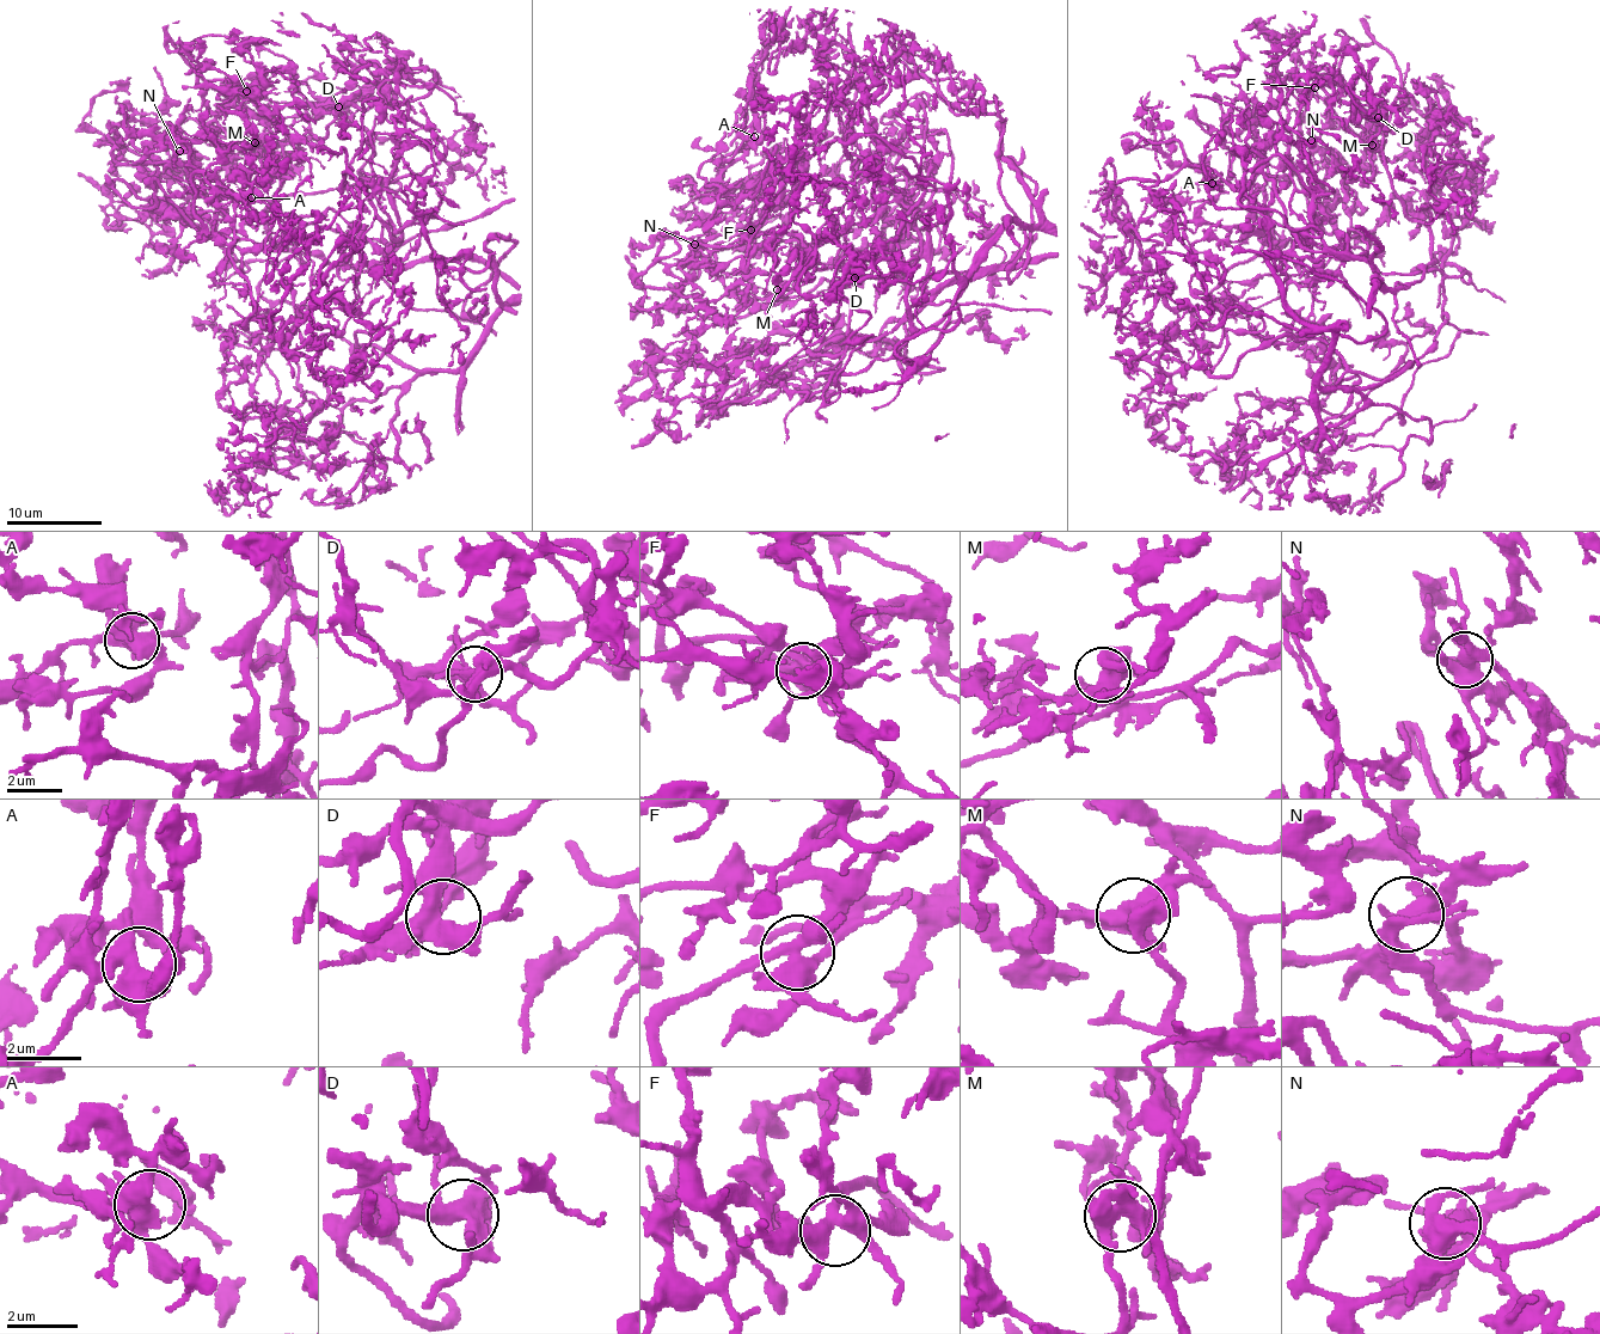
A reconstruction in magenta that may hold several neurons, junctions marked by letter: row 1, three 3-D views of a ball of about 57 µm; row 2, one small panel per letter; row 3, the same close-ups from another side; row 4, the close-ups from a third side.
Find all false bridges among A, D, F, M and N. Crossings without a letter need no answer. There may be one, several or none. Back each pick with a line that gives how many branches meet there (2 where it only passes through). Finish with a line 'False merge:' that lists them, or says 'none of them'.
False merge: none of them

